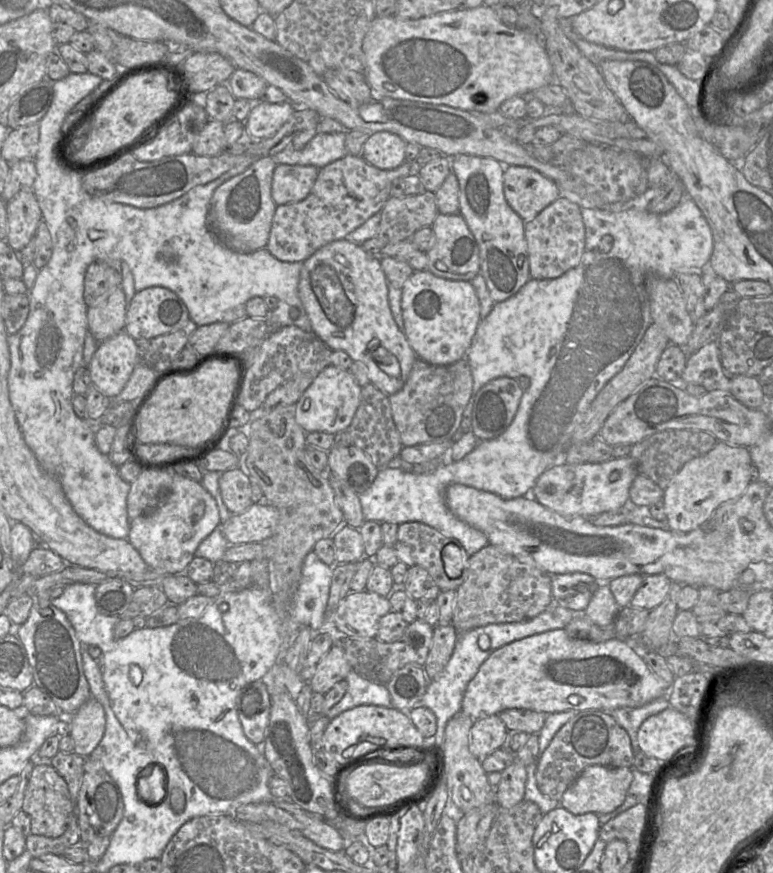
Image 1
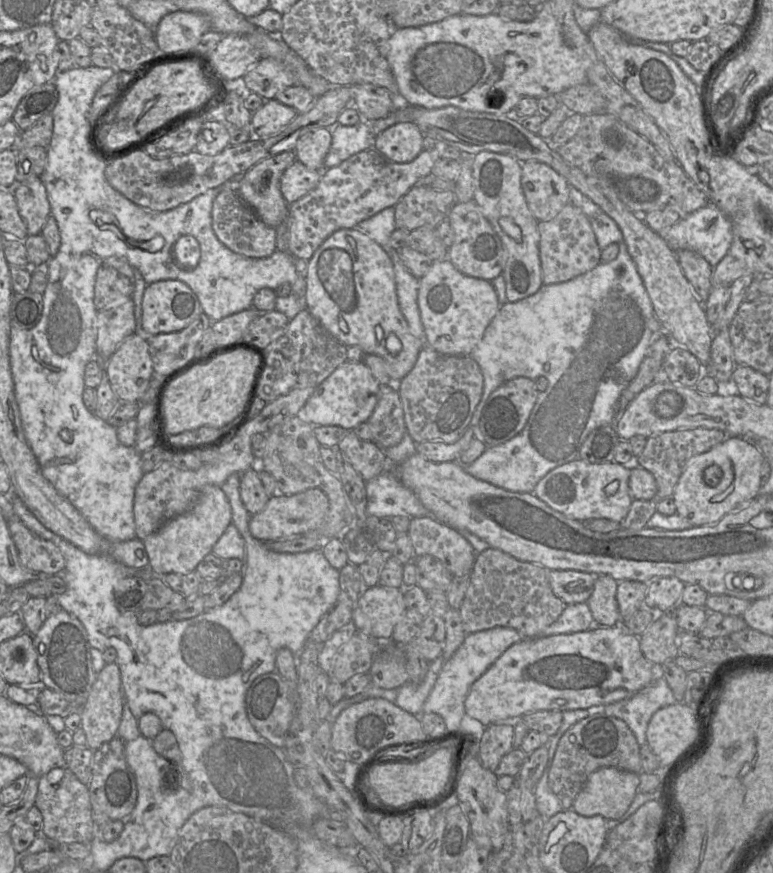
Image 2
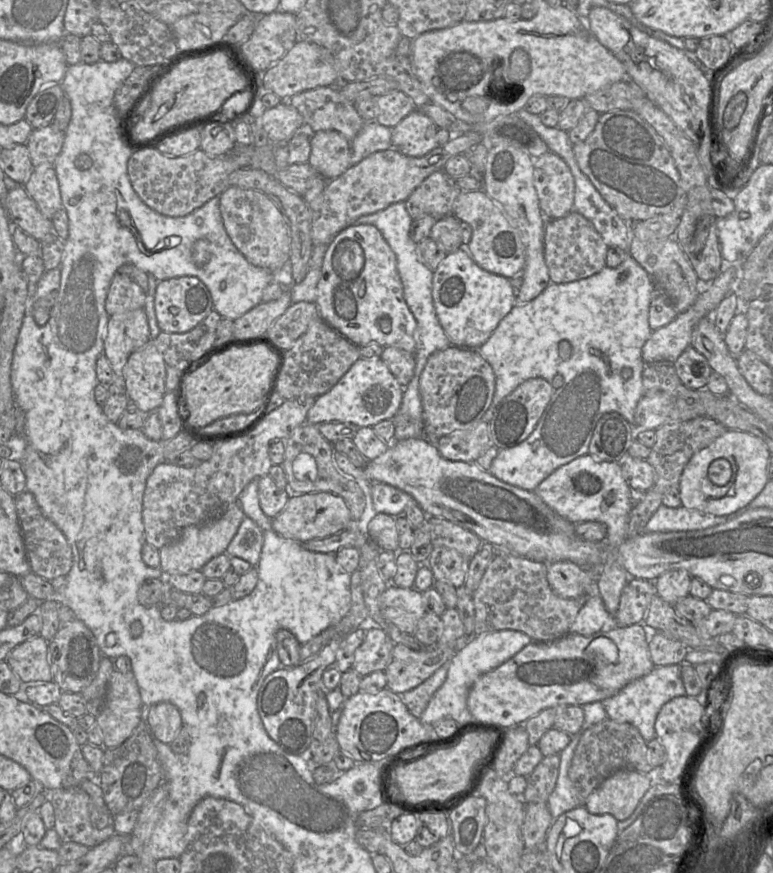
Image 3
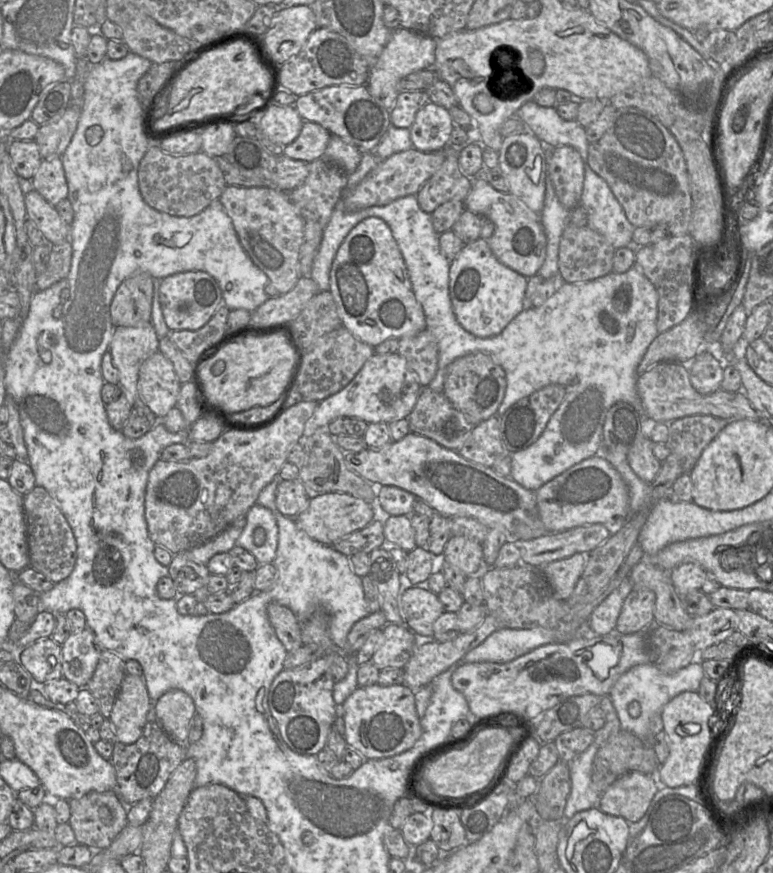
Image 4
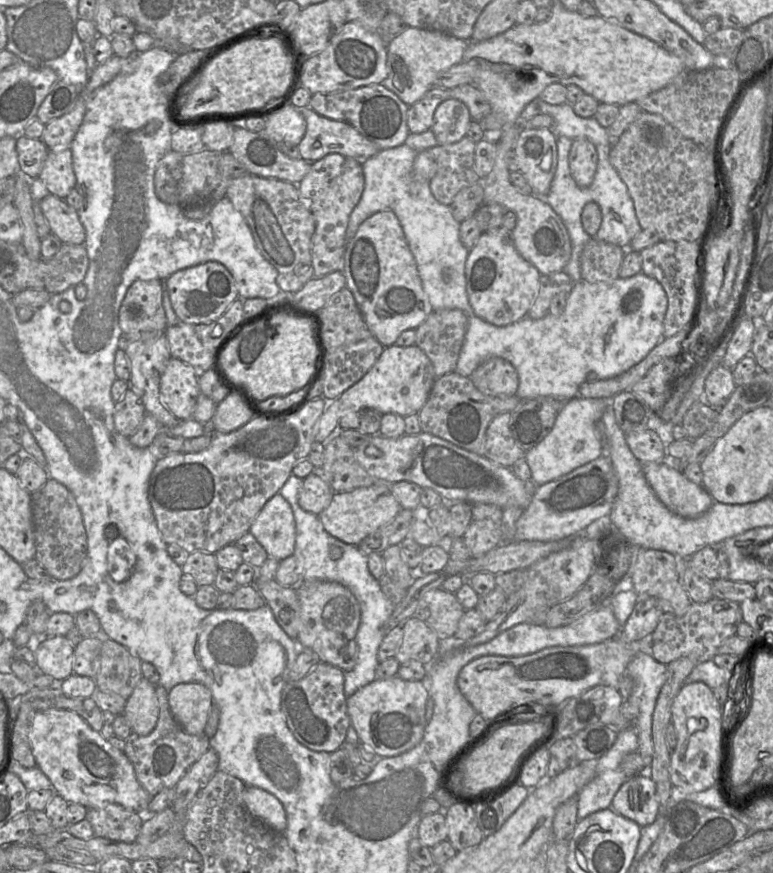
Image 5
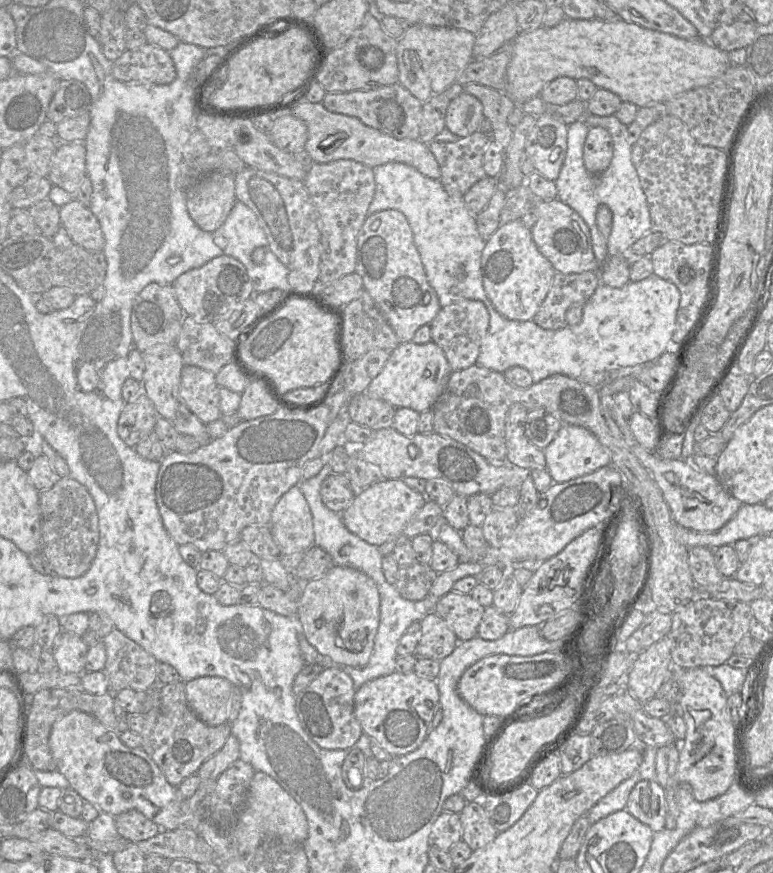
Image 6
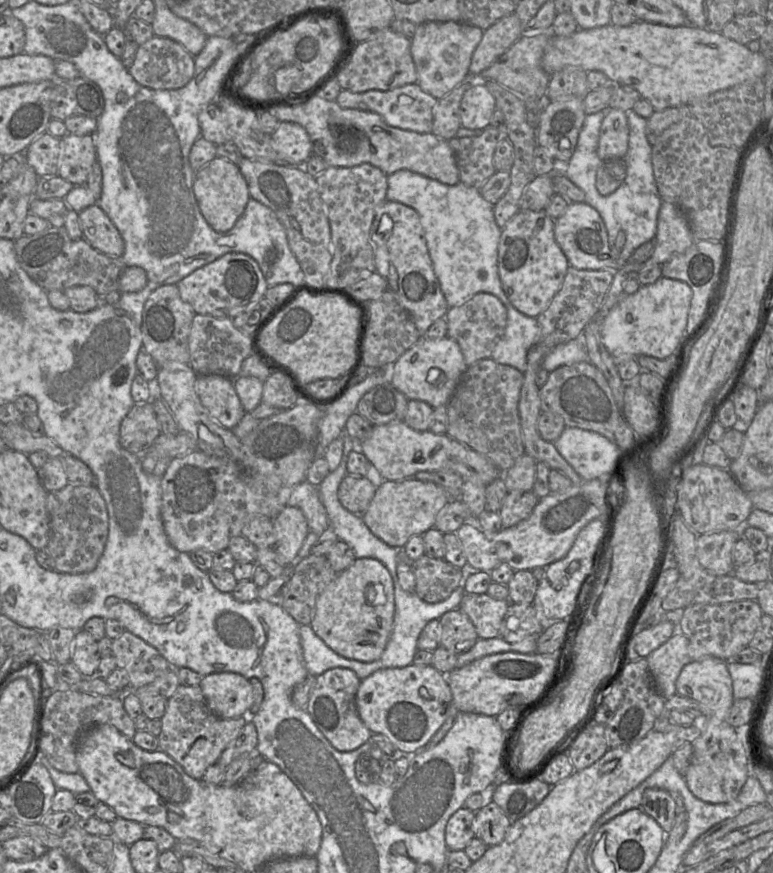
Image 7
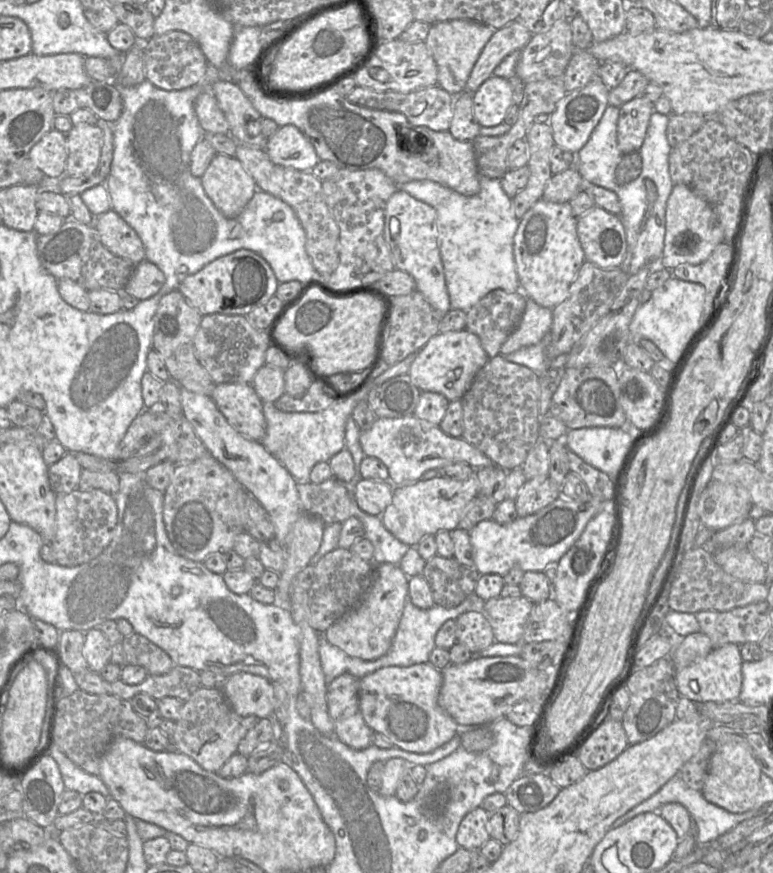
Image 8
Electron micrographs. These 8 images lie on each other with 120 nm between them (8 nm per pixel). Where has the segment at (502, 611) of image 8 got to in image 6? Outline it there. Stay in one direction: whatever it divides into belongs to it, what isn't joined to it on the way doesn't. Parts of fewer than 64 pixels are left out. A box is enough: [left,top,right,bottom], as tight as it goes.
[433,591,485,642]

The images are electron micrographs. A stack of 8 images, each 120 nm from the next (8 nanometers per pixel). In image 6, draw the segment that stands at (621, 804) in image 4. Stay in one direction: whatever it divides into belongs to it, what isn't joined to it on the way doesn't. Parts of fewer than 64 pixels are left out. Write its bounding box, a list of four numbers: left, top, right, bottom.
[626,780,665,832]

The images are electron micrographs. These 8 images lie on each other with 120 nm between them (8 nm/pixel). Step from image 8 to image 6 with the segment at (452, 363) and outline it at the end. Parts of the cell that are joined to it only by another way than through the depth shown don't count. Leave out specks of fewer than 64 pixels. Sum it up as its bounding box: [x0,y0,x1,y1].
[365,342,452,413]

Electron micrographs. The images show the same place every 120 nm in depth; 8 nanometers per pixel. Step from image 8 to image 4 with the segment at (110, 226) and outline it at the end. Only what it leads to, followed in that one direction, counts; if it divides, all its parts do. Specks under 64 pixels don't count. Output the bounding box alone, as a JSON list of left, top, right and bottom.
[25,190,70,243]

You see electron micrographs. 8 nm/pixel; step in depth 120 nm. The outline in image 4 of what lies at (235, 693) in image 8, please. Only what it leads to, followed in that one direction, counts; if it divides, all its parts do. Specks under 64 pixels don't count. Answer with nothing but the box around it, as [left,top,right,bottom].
[155,689,197,744]

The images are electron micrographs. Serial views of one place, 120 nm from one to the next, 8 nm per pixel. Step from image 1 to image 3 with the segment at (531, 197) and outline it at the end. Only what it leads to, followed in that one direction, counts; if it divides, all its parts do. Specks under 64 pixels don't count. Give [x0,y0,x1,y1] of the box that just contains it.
[533,151,575,219]

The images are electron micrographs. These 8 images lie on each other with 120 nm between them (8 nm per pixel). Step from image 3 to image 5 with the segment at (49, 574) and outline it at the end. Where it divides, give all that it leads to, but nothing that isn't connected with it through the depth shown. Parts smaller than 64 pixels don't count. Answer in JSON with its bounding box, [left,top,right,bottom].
[31,479,88,580]

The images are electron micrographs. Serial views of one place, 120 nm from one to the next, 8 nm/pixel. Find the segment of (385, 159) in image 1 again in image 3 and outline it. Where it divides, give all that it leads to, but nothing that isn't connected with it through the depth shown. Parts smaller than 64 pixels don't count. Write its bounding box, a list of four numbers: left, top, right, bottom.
[390,109,439,157]

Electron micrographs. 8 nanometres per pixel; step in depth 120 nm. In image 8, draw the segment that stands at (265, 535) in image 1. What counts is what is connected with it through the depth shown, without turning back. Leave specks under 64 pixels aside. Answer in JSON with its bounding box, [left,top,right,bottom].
[381,472,480,547]

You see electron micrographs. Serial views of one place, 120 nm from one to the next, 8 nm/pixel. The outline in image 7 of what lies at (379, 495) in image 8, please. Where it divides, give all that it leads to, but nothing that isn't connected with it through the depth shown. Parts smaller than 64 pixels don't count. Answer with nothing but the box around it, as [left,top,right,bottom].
[337,474,377,515]

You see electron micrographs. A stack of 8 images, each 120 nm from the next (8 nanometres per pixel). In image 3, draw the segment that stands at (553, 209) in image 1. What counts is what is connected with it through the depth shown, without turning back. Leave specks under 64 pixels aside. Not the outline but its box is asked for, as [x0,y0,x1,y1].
[544,211,606,284]

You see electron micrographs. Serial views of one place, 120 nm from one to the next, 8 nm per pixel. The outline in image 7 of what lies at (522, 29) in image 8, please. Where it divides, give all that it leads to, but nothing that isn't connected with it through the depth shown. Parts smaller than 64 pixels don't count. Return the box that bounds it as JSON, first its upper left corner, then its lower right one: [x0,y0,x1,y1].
[470,11,523,77]

